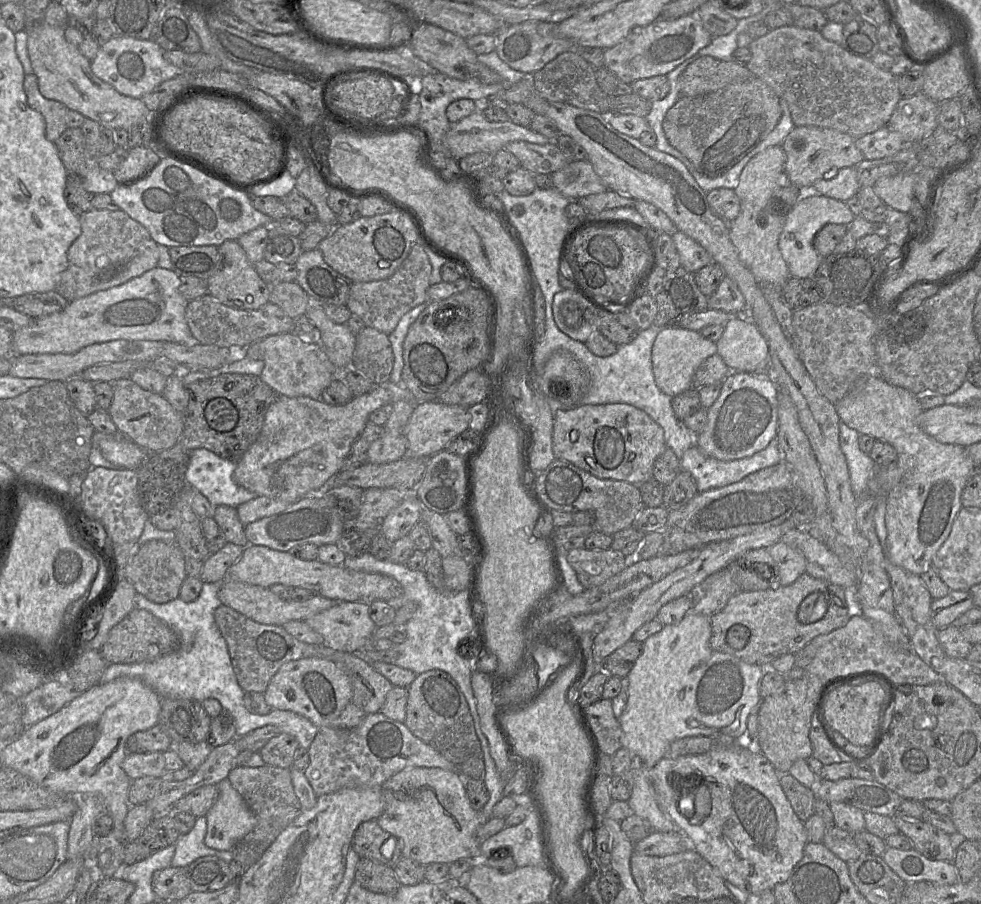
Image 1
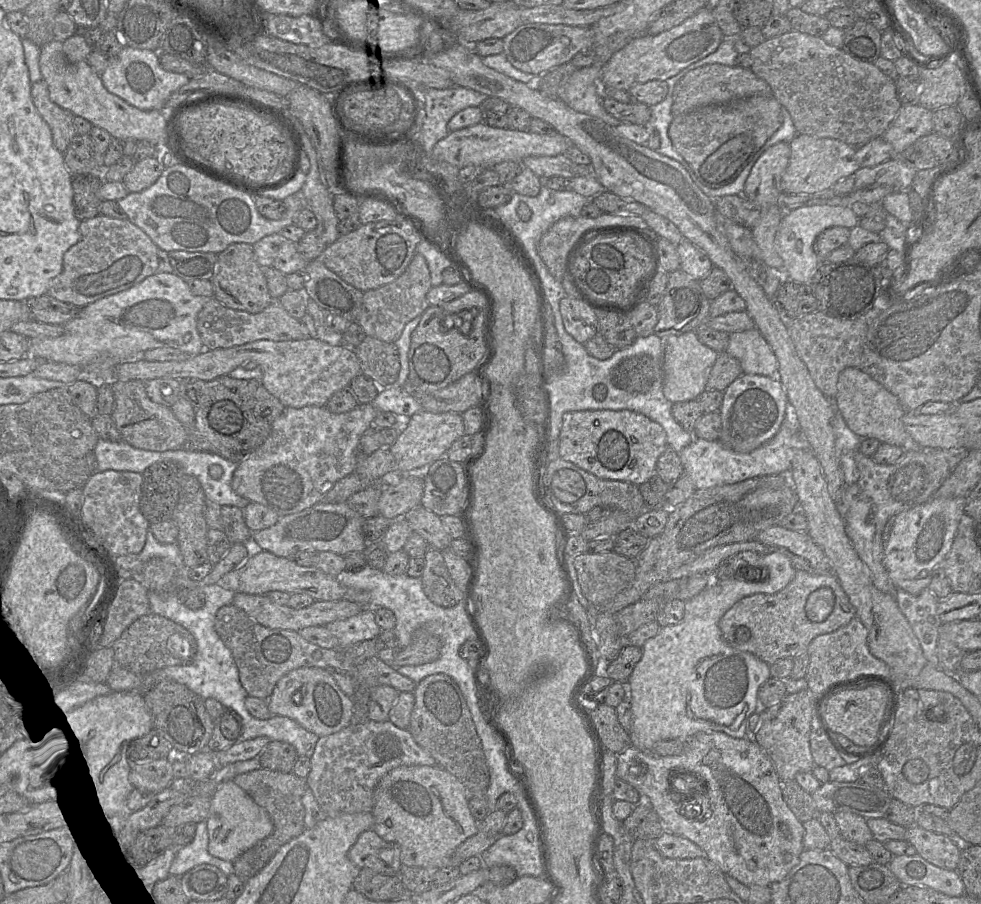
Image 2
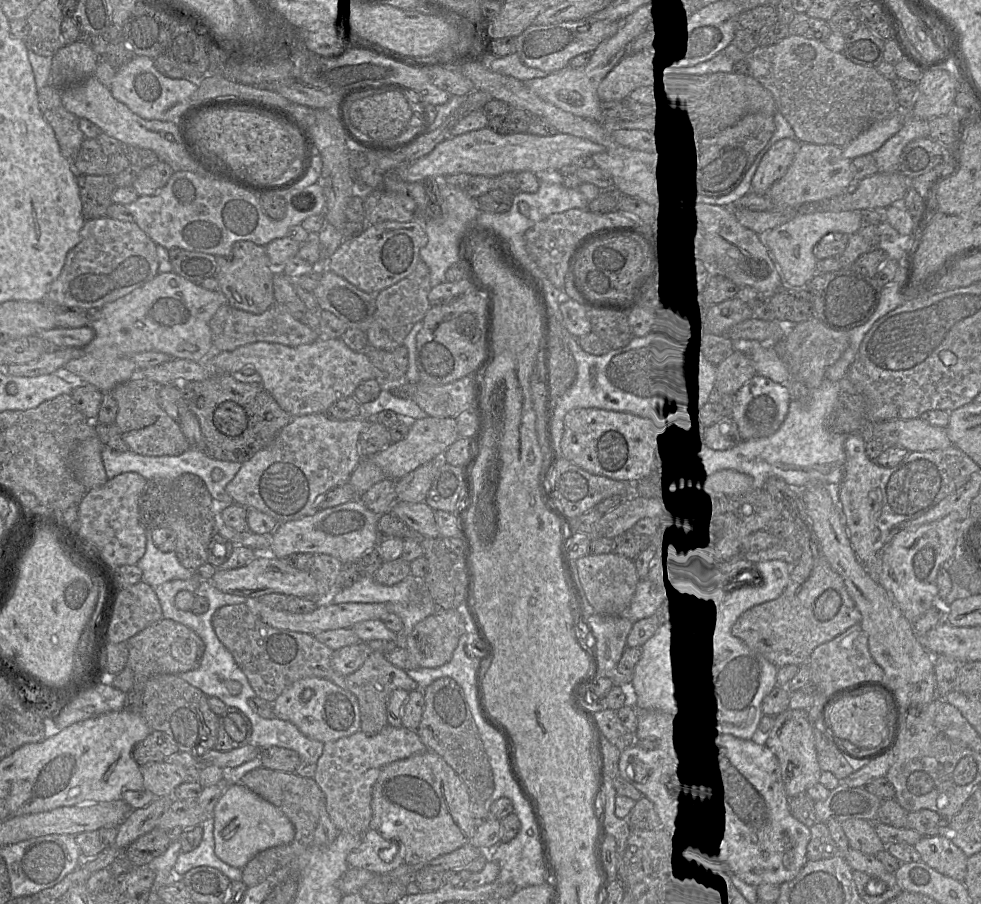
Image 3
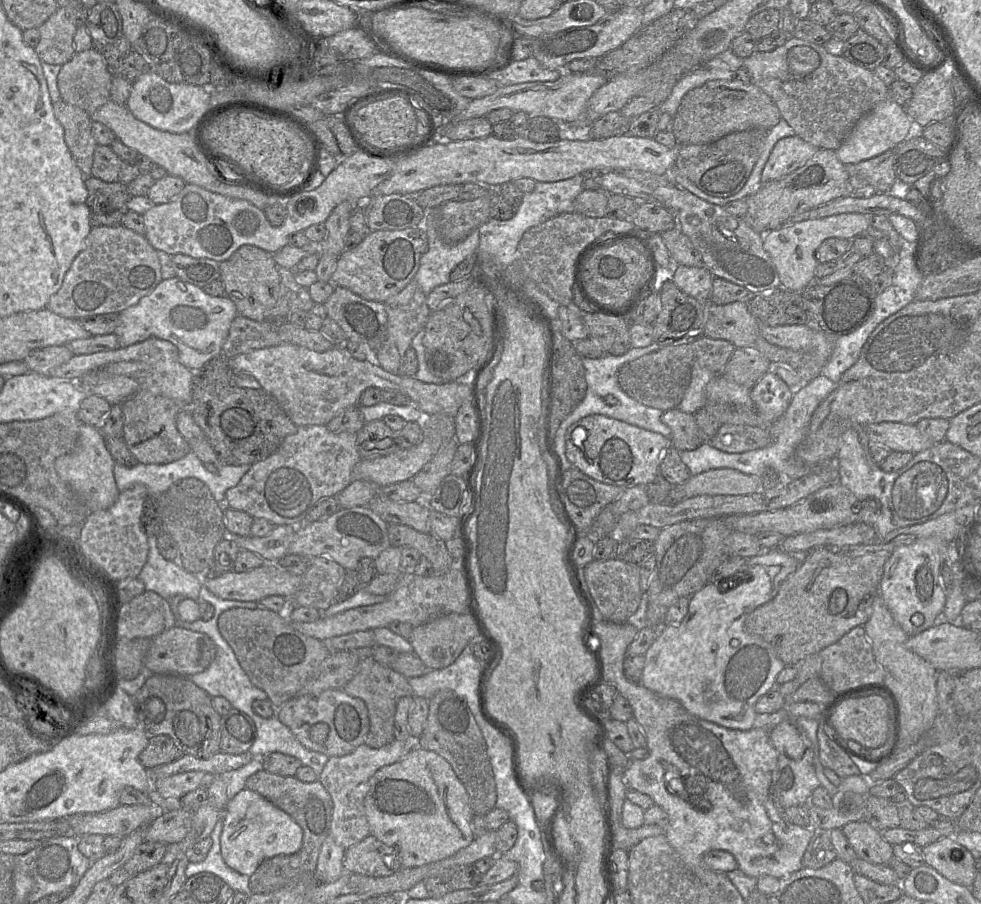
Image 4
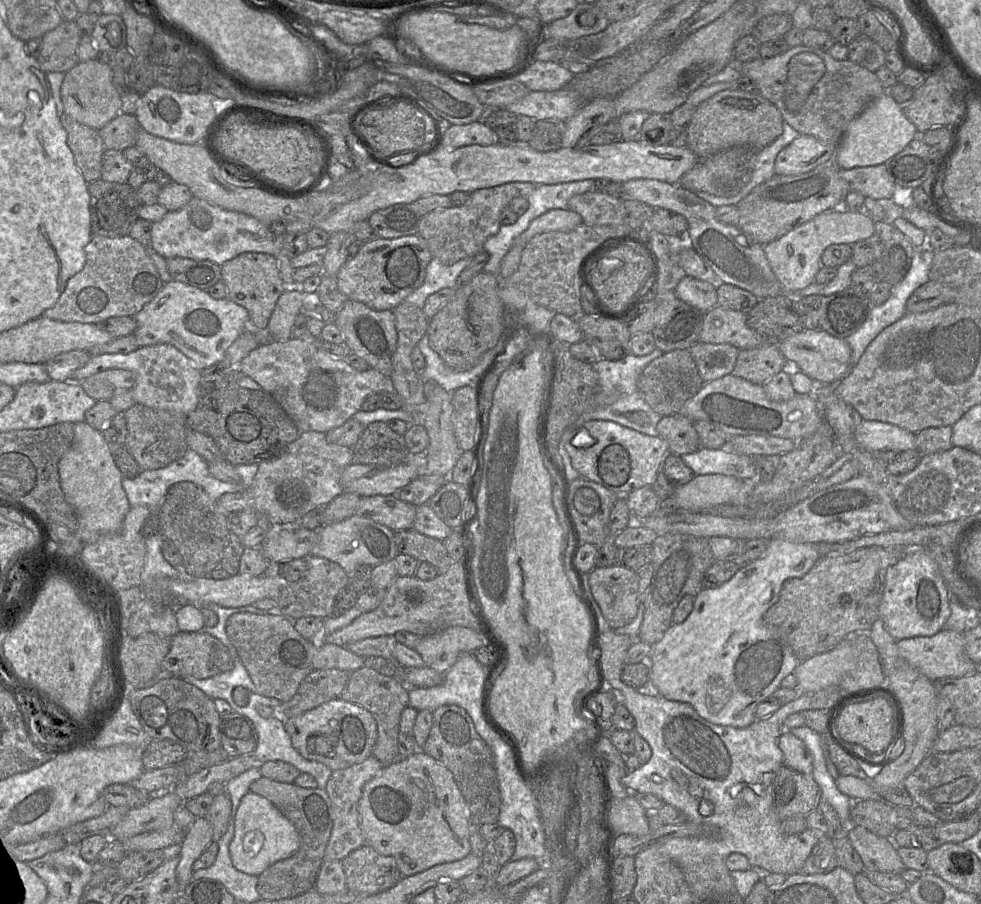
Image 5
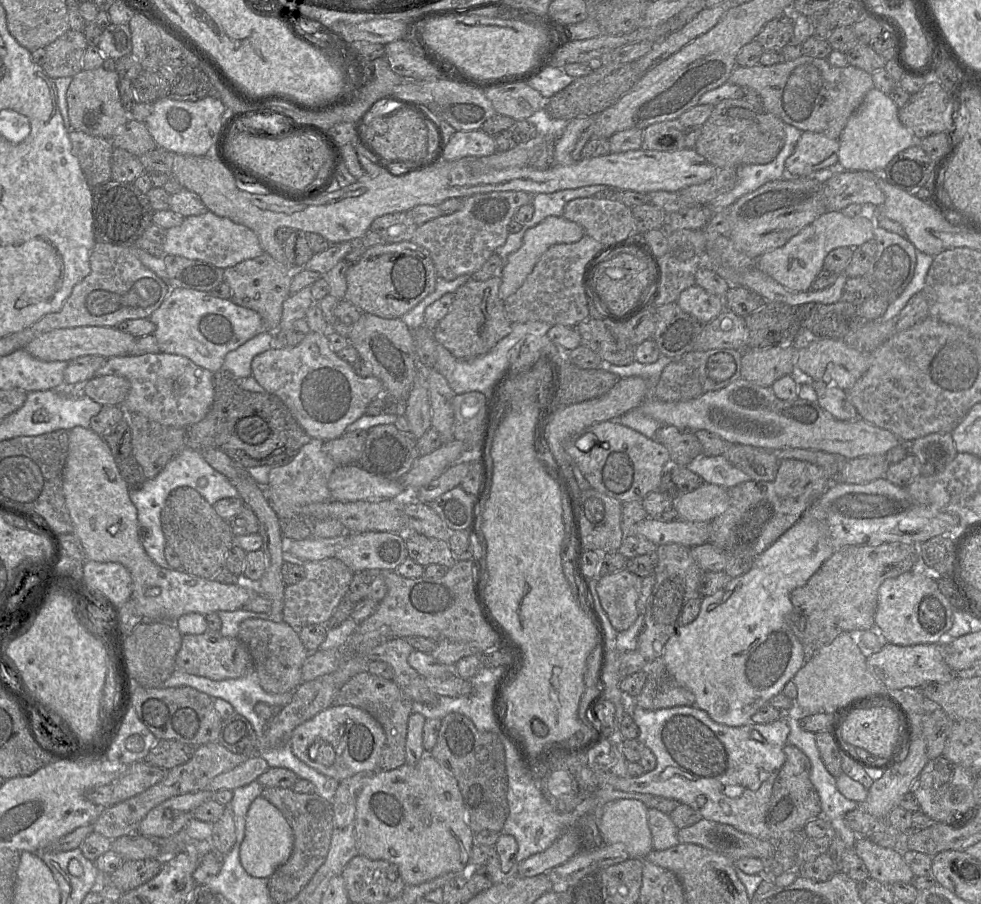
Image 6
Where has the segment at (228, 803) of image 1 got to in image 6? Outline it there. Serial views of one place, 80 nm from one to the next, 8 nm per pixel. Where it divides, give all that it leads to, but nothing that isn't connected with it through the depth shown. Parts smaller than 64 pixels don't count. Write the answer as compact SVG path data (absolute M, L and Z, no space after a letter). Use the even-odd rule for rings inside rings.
M259 796L251 803L245 824L245 836L240 845L240 862L252 877L269 878L290 856L293 849L293 832L281 812L267 799Z

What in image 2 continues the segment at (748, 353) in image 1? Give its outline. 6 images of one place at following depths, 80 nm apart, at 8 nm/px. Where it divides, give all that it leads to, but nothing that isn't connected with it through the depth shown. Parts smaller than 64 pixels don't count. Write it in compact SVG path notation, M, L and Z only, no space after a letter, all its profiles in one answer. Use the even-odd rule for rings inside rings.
M757 328L729 334L725 352L739 361L743 374L777 377L777 358Z

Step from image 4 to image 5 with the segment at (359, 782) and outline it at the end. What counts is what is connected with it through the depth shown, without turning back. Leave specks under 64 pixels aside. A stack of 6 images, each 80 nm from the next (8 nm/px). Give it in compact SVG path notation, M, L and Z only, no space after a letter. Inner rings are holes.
M371 755L358 764L331 772L325 790L331 801L333 822L323 862L342 861L352 851L364 844L364 837L359 821L358 803L364 785L377 775L383 767L384 765Z

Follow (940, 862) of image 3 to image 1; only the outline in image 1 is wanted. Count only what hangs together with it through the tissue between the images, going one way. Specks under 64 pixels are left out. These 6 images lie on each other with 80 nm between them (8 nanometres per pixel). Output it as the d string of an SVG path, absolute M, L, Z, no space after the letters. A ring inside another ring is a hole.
M893 816L899 831L907 836L913 848L932 860L953 862L956 849L952 846L950 835L922 819L906 819Z

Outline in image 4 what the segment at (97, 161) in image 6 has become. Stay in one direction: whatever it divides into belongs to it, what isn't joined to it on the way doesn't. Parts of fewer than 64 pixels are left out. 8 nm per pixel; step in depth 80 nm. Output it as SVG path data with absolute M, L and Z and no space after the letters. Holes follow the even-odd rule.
M60 100L52 103L55 117L64 128L65 143L85 177L91 176L93 154L98 145L91 131L89 114Z

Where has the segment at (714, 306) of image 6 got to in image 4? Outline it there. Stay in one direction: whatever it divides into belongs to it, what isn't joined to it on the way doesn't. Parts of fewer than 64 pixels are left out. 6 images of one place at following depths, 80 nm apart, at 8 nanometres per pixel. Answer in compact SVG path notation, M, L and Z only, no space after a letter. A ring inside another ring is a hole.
M677 264L673 281L687 295L709 302L713 288L713 275L706 267L688 267Z

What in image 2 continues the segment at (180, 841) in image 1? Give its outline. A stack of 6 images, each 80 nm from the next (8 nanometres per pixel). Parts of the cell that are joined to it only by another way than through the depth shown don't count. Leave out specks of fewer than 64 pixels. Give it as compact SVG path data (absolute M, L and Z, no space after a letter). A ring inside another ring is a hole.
M206 821L196 824L193 840L180 847L169 873L174 876L183 876L191 868L200 864L211 864L218 867L227 876L235 873L233 862L225 861L211 855L208 851L209 835Z

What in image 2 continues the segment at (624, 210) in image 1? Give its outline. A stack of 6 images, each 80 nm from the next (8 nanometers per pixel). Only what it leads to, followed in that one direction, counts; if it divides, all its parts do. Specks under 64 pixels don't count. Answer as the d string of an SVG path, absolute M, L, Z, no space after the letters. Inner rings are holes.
M603 213L596 218L586 218L583 216L564 217L555 222L542 235L538 243L538 253L549 272L557 278L557 280L562 281L565 273L567 273L568 263L574 249L588 234L620 227L645 229L647 225L642 216L633 214Z

